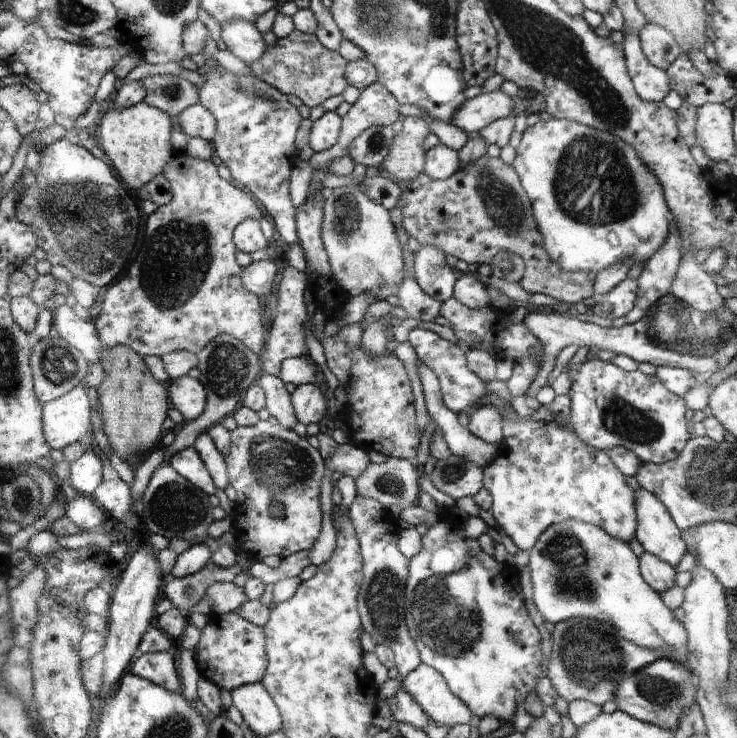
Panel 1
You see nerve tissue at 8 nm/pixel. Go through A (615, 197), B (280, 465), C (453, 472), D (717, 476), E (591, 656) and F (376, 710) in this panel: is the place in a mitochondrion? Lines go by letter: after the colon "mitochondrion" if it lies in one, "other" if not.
A: mitochondrion
B: mitochondrion
C: mitochondrion
D: mitochondrion
E: mitochondrion
F: other

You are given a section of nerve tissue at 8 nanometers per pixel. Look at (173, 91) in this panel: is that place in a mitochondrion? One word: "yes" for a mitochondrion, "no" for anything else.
yes

